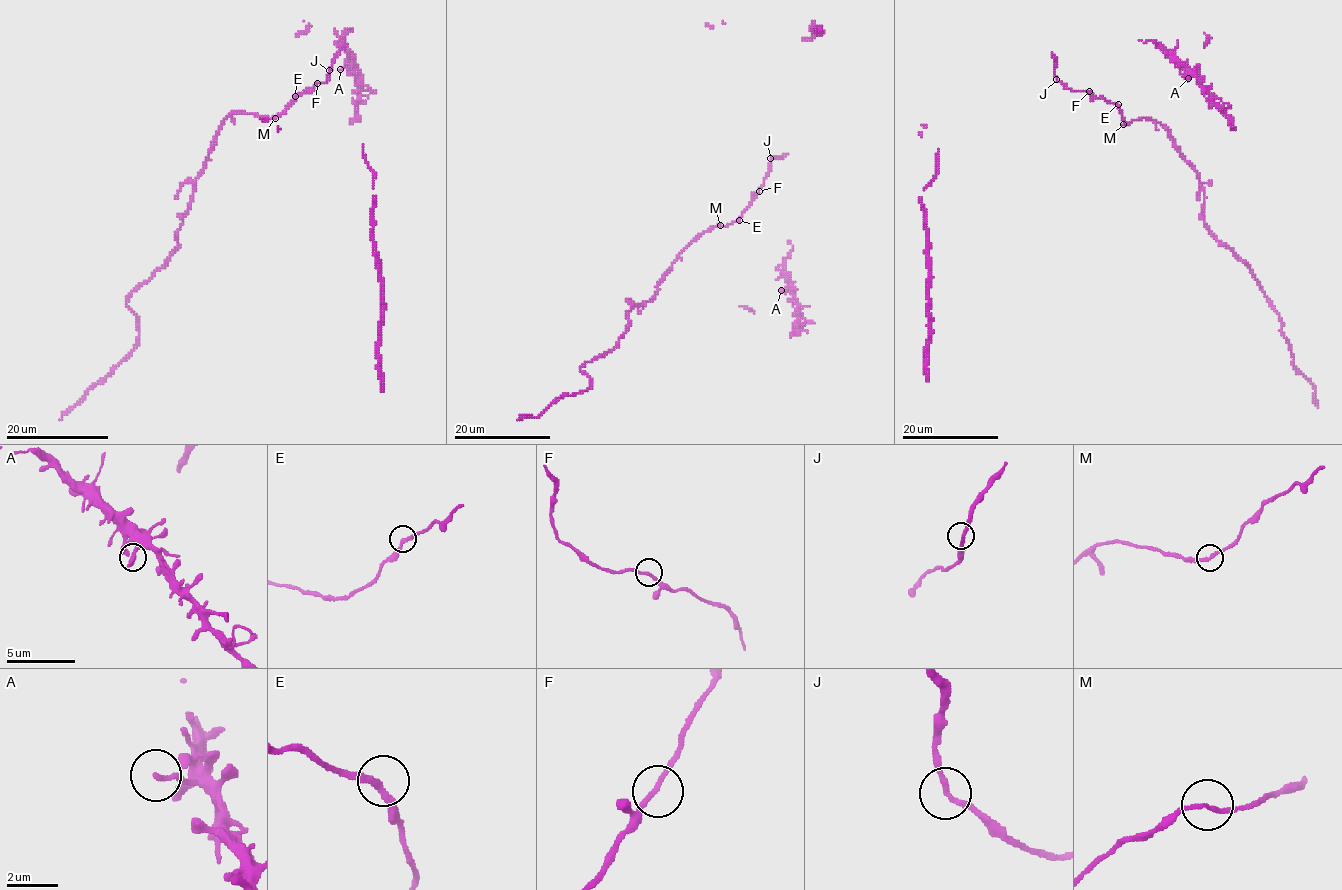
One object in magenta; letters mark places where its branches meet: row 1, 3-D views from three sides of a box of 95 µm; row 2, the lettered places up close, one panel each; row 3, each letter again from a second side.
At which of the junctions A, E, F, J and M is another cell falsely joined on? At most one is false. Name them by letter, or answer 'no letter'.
no letter

